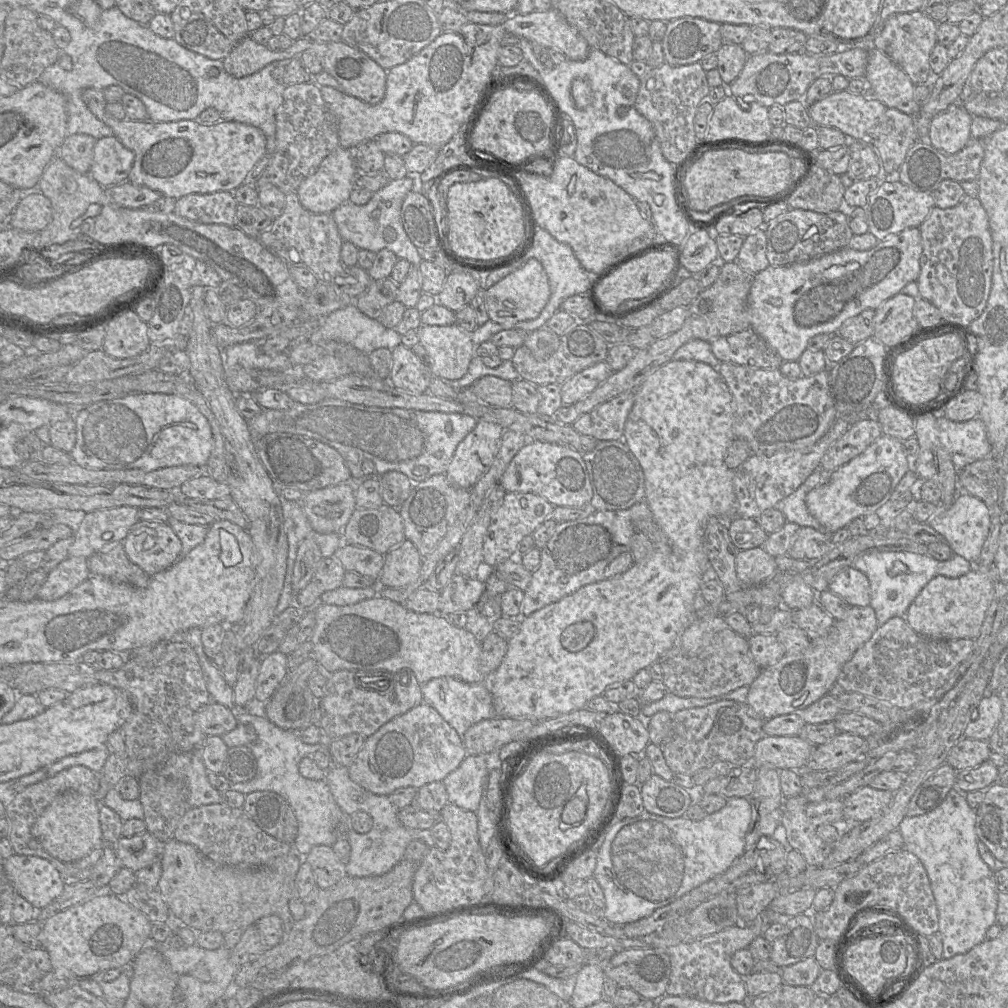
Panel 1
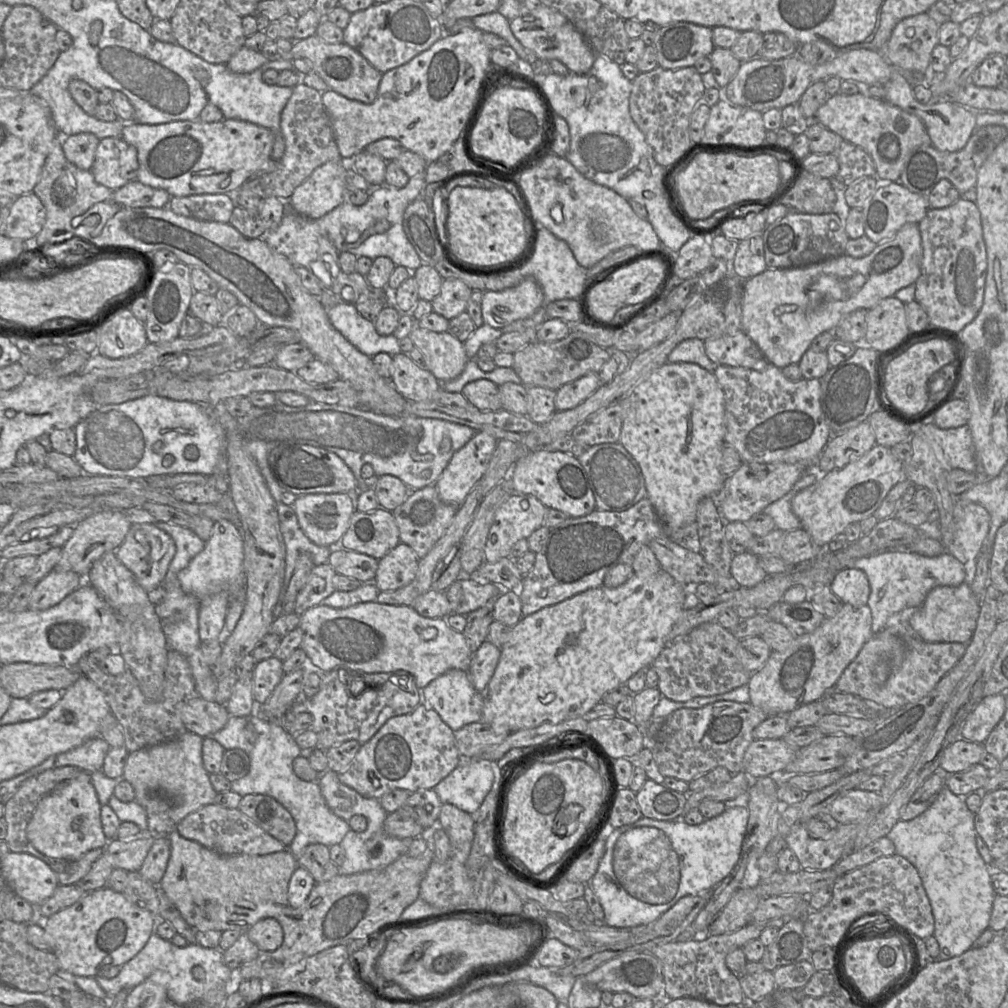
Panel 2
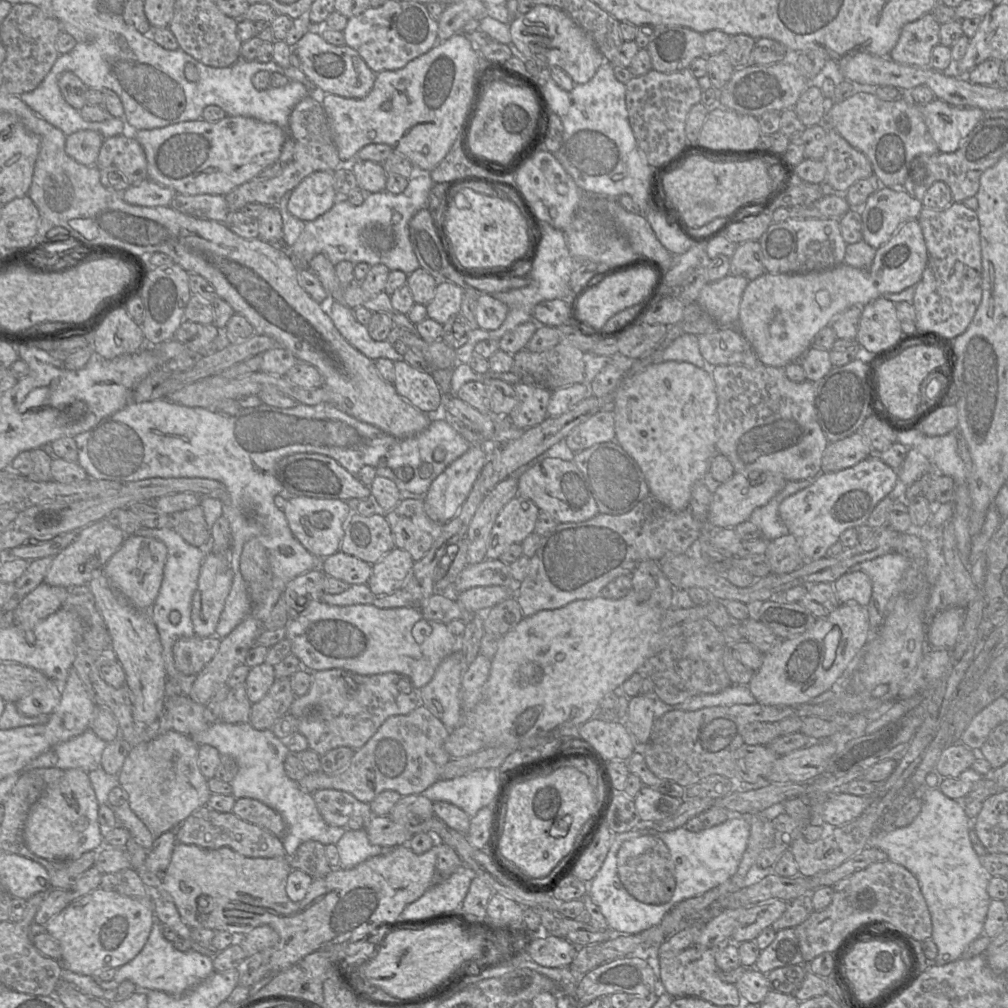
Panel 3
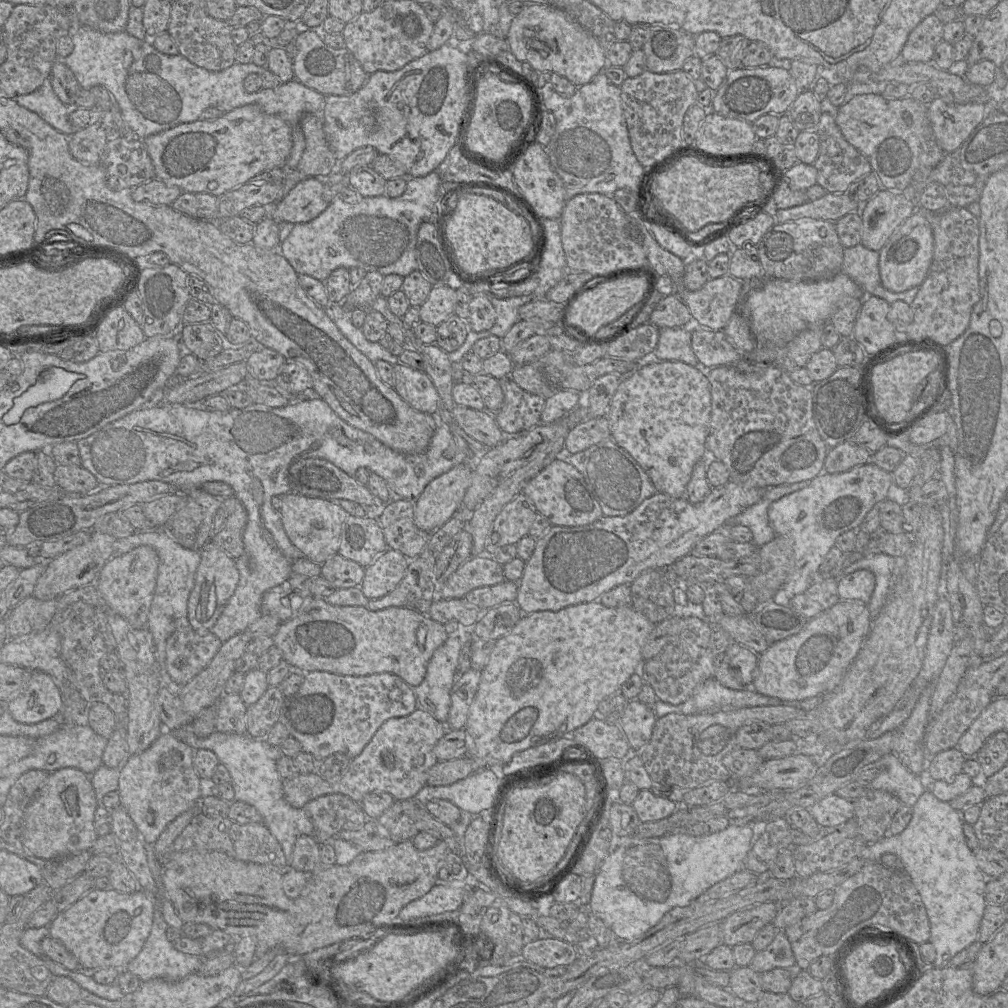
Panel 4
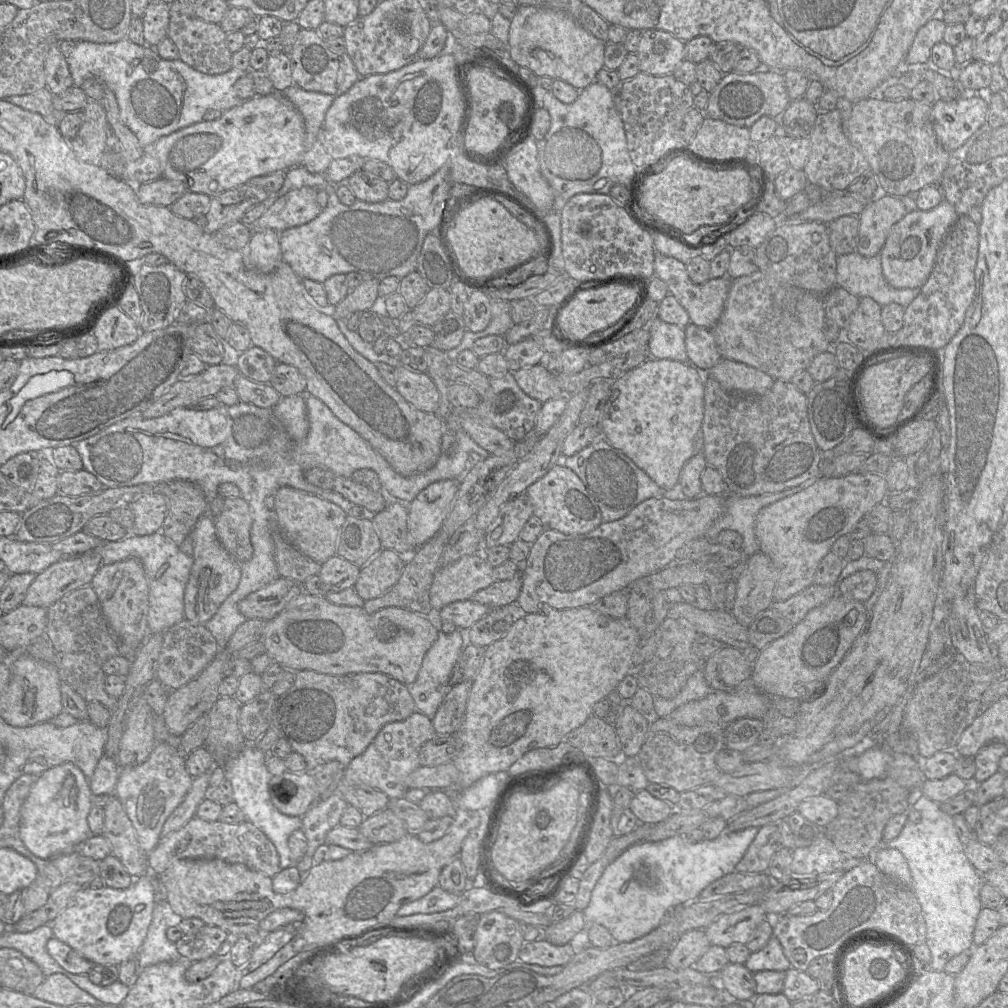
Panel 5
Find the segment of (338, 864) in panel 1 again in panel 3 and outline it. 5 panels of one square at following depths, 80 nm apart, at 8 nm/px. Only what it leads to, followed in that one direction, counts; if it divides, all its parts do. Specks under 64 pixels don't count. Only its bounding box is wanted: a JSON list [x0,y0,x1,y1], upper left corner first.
[290,840,333,879]

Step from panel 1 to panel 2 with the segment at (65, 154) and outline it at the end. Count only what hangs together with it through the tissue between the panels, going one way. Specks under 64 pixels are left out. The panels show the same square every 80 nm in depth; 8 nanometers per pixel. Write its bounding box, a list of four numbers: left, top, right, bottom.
[62,133,100,170]

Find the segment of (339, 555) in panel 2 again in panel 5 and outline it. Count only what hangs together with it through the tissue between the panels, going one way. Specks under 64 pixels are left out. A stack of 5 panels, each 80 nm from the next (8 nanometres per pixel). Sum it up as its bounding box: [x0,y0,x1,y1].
[318,554,360,593]

